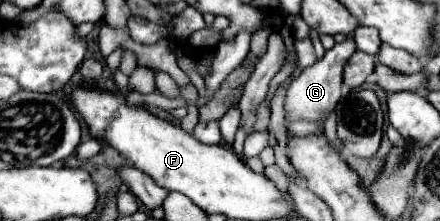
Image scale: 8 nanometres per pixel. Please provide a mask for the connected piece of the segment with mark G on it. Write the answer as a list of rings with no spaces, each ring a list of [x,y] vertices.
[[[348,37],[346,41],[336,43],[332,49],[328,49],[324,53],[322,59],[318,59],[310,67],[302,69],[300,75],[296,79],[292,79],[292,83],[288,85],[288,91],[286,91],[286,101],[284,101],[288,121],[292,121],[292,119],[320,121],[320,119],[328,117],[328,113],[336,107],[336,103],[342,97],[342,71],[354,51],[356,51],[356,43],[352,37]]]

